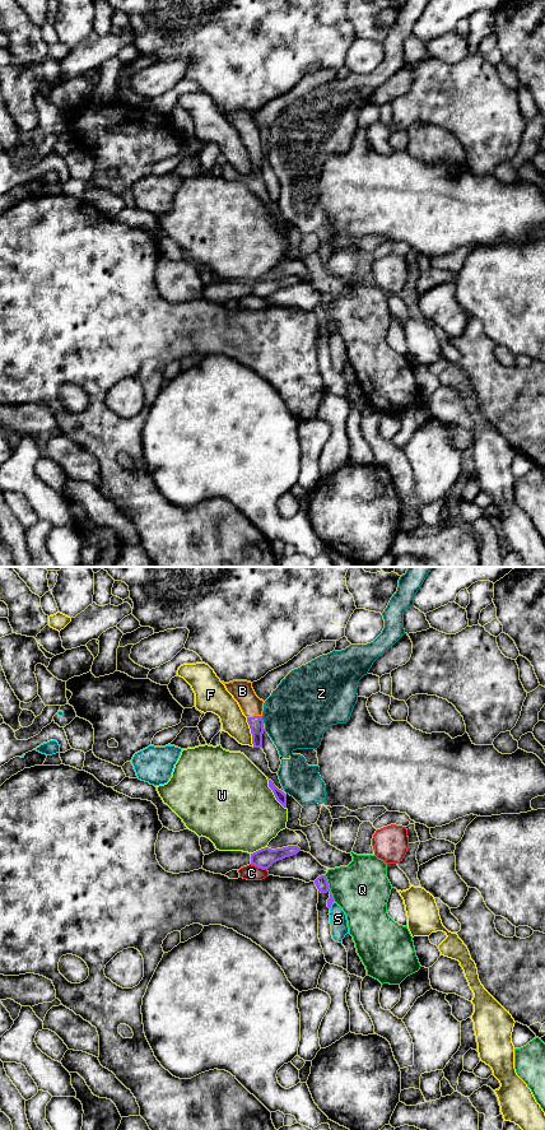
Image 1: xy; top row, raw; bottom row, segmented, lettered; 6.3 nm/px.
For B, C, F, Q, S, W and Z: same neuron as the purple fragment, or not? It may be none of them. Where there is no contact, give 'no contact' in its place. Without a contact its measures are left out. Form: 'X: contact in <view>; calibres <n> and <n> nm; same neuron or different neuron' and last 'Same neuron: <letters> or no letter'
B: contact in xy; calibres 100 and 140 nm; same neuron
C: contact in xy; calibres 120 and 100 nm; different neuron
F: contact in xy; calibres 100 and 160 nm; different neuron
Q: contact in xy; calibres 80 and 360 nm; different neuron
S: contact in xy; calibres 80 and 110 nm; different neuron
W: contact in xy; calibres 70 and 480 nm; different neuron
Z: contact in xy; calibres 100 and 420 nm; different neuron
Same neuron: B

